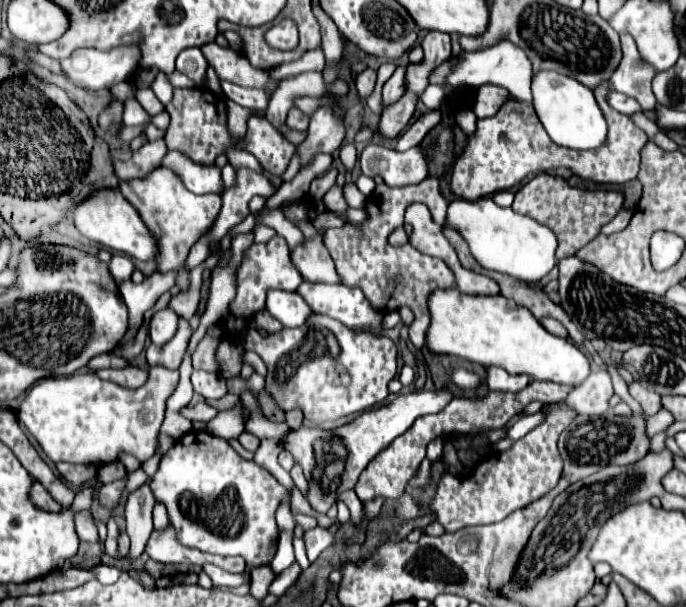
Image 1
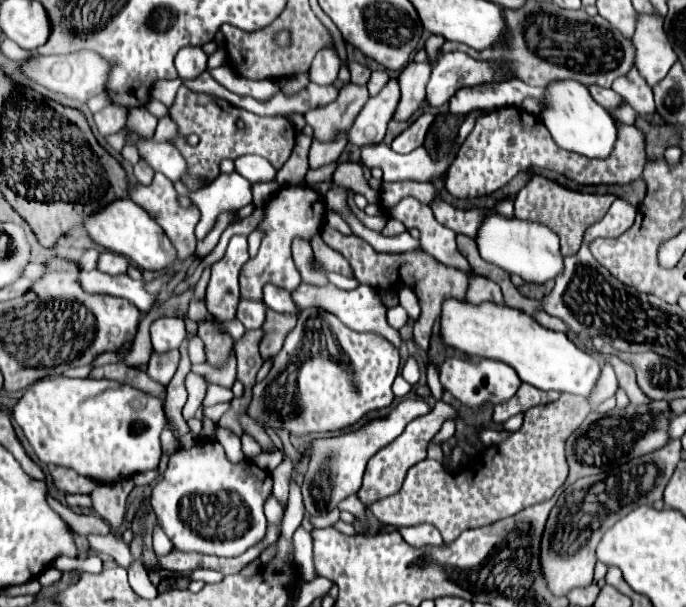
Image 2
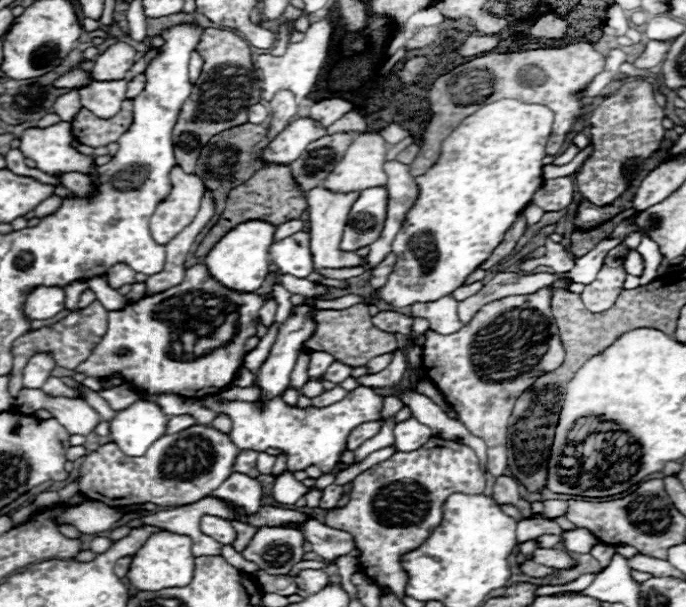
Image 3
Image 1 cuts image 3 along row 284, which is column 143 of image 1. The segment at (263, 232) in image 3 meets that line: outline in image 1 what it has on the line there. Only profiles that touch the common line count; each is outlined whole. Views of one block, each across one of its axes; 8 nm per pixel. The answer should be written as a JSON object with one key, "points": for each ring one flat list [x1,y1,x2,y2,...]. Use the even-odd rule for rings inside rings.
{"points":[[104,188,102,192,94,192,94,196,90,196,90,200,84,200,82,204,78,204,78,208,74,208,74,226,86,238,90,238,98,244,104,244,112,250,118,250,122,254,128,254,130,258,154,260,158,254,158,244,156,244,154,236,150,234,150,230,146,230,138,212,118,190]]}

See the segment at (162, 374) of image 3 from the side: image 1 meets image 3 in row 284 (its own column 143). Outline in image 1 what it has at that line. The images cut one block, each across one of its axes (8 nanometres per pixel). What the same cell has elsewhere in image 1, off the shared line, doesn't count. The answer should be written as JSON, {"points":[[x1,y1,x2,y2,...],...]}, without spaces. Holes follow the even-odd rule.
{"points":[[156,168,144,178,132,178,128,182,120,182,118,190,124,194,124,198,136,208,146,228,154,234,158,240,158,256,156,256,156,270,158,272,176,272,176,286,180,290,188,290,190,276,186,266,186,258,190,248,210,232,214,220,218,218,218,212,222,208,222,200,218,194,204,194,196,196,186,190,180,176,176,172,170,172,170,168]]}

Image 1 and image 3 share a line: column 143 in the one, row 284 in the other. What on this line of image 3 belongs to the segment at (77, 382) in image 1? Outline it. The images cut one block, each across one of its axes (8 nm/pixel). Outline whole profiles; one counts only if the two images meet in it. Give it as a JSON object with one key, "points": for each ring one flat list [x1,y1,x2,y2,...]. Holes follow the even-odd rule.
{"points":[[498,100,482,106,476,114,460,122,460,126,442,142,436,164,416,178,418,202,408,210,400,234,392,242,392,252,398,254,392,274,378,298,392,306,412,306,414,302,434,302,458,286,498,248,506,230,518,214,532,202,536,190,544,184,542,158,552,132,554,112,540,104,524,104,518,100]]}

